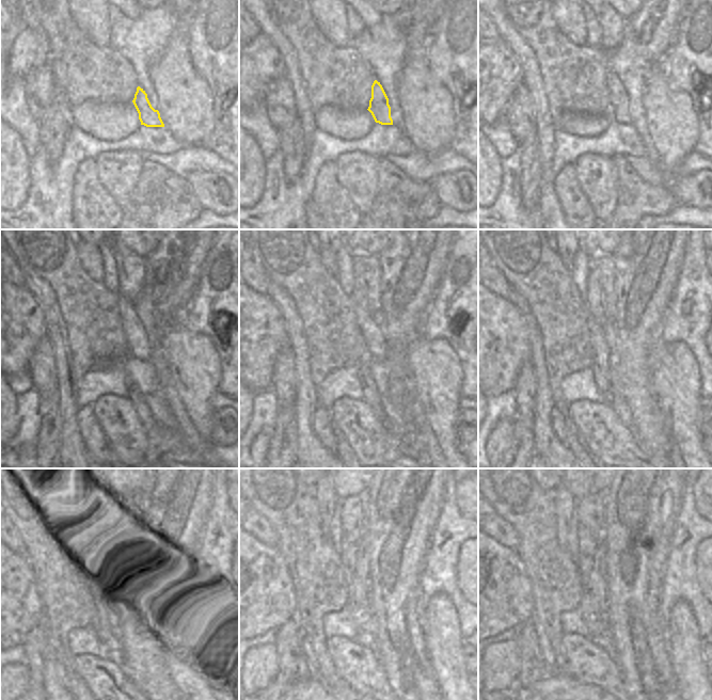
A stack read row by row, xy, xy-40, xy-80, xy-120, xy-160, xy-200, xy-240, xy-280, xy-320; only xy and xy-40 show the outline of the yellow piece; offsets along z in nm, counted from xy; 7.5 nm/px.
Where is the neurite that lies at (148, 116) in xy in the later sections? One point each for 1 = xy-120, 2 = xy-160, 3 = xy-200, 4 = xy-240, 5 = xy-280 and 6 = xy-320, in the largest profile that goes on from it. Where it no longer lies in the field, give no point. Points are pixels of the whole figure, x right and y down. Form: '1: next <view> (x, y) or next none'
1: next xy-120 (136, 335)
2: next xy-160 (364, 307)
3: next xy-200 (603, 311)
4: next xy-240 (114, 512)
5: next xy-280 (352, 516)
6: next xy-320 (590, 510)

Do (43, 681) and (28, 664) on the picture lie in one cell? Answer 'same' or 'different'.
different

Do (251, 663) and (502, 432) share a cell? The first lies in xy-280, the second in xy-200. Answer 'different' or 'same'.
same

